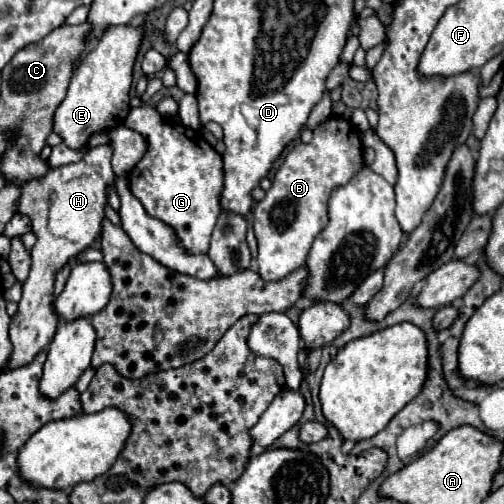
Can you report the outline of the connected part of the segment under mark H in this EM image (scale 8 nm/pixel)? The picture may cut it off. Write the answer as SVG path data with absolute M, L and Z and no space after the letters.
M105 144L105 146L95 146L91 150L87 150L87 154L75 162L75 164L67 164L67 166L59 166L59 168L51 168L45 176L41 178L31 178L27 182L23 182L21 186L21 196L17 200L17 214L23 214L31 220L31 232L37 236L35 246L31 248L31 272L27 282L23 284L23 296L19 302L19 310L13 316L11 322L11 342L13 342L13 354L11 360L7 362L7 368L15 368L15 366L23 366L29 364L35 354L43 348L49 346L49 342L55 336L59 318L55 312L55 296L53 296L53 288L55 288L55 274L69 264L71 260L75 260L85 248L89 248L95 240L101 238L103 234L103 220L105 220L105 208L109 204L109 186L113 186L115 182L115 172L111 166L111 156L113 156L113 146Z

